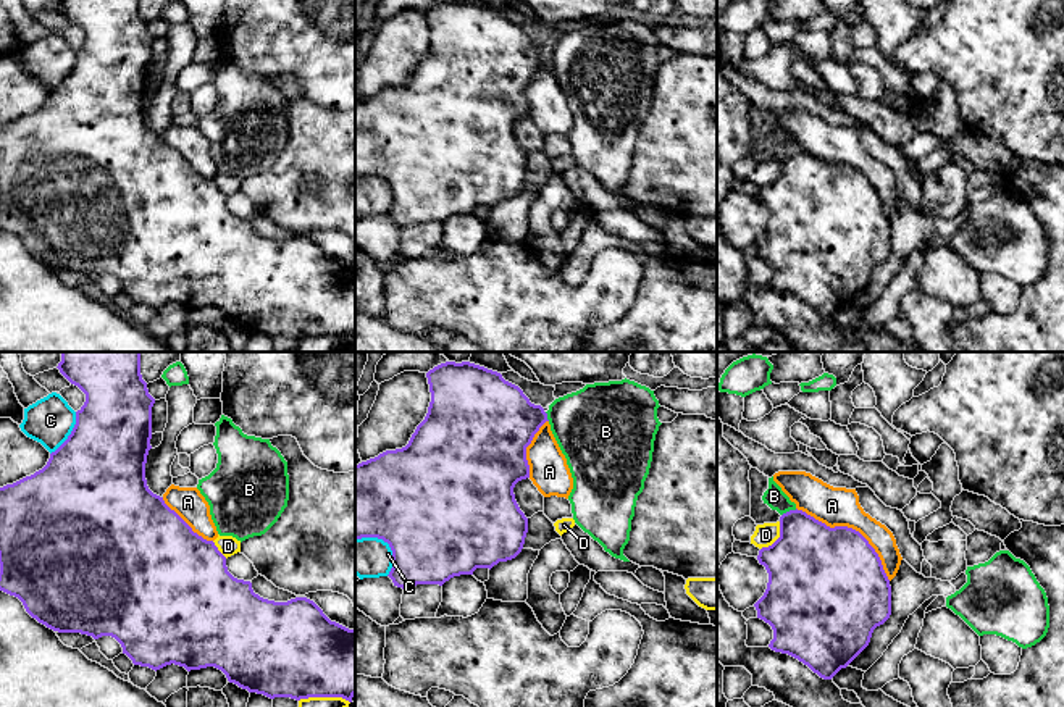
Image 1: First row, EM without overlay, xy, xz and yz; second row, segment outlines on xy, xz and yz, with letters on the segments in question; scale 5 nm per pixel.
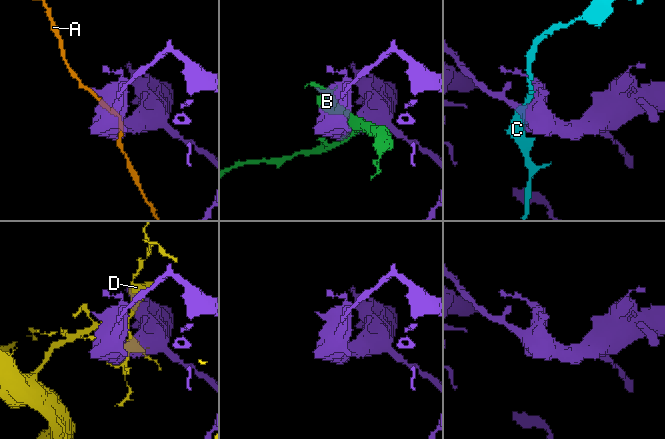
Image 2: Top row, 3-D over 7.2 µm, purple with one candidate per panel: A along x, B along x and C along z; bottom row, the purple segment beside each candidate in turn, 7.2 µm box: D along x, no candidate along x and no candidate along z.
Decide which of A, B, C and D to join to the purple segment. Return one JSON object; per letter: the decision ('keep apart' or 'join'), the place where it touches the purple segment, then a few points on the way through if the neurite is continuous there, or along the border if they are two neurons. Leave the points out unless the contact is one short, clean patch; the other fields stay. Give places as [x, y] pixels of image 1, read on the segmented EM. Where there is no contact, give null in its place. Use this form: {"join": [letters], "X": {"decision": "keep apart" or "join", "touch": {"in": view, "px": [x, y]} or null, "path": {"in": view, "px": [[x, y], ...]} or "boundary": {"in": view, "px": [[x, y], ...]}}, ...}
{"join": [], "A": {"decision": "keep apart", "touch": {"in": "yz", "px": [851, 528]}}, "B": {"decision": "keep apart", "touch": {"in": "yz", "px": [790, 510]}}, "C": {"decision": "keep apart", "touch": {"in": "xy", "px": [71, 433]}}, "D": {"decision": "keep apart", "touch": {"in": "yz", "px": [779, 538]}}}

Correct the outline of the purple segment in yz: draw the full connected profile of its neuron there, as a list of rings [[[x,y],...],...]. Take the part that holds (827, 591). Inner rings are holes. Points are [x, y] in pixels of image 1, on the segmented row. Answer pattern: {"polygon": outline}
{"polygon": [[[790,510],[780,517],[780,538],[762,547],[757,560],[769,573],[767,589],[754,604],[757,618],[773,630],[769,647],[798,659],[823,680],[832,680],[846,668],[869,646],[873,630],[891,615],[891,586],[882,560],[852,528],[830,528],[802,510]]]}

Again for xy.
{"polygon": [[[61,352],[57,366],[60,373],[86,394],[84,405],[76,412],[76,425],[68,439],[50,454],[47,465],[31,476],[0,487],[0,591],[18,597],[26,612],[39,623],[58,633],[81,633],[98,639],[115,638],[134,665],[160,670],[166,665],[179,665],[187,671],[215,667],[229,683],[249,692],[263,694],[270,699],[291,697],[342,697],[352,702],[355,696],[355,630],[331,621],[323,610],[307,597],[287,602],[274,602],[253,592],[252,583],[234,578],[226,567],[226,557],[213,541],[207,541],[174,512],[163,497],[153,494],[145,479],[145,463],[152,449],[152,407],[155,399],[149,394],[147,383],[140,374],[140,352]]]}

